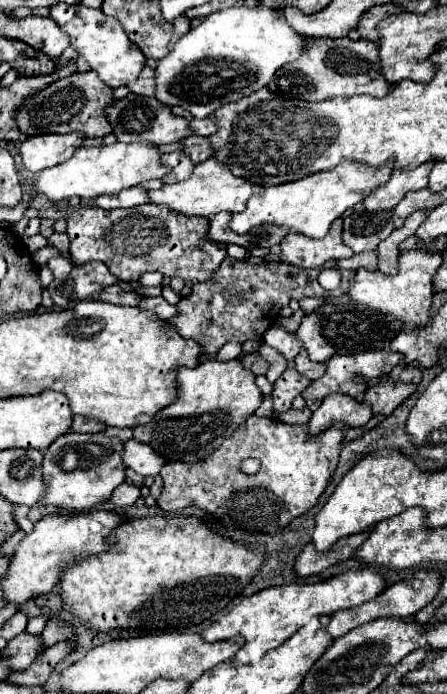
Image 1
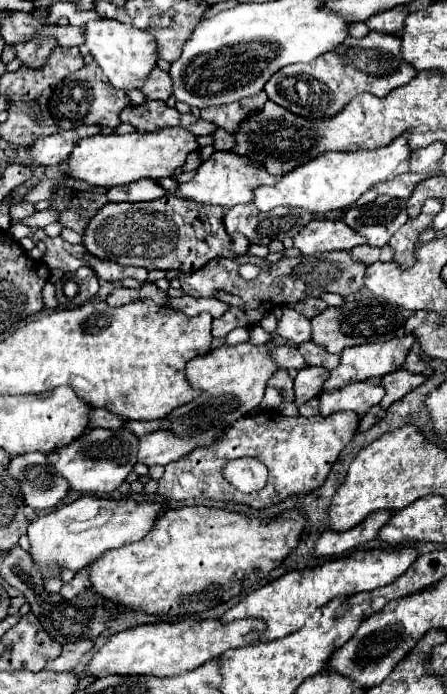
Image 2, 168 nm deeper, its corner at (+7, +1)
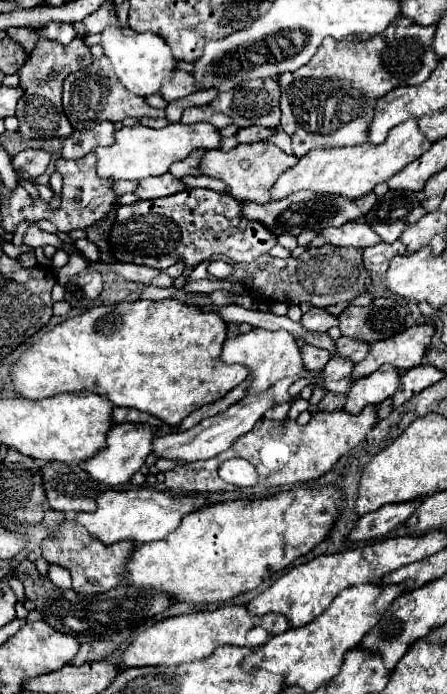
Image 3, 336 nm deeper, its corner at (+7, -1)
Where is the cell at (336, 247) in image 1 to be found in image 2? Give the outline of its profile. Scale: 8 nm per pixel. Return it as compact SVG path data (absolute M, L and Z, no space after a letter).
M314 219L306 227L302 227L294 237L294 247L300 255L320 255L328 251L350 251L356 245L364 243L364 237L352 233L344 225L344 221L328 221L328 219Z

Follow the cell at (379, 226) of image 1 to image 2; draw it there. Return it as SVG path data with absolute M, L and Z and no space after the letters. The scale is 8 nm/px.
M376 197L376 201L362 205L362 207L350 207L344 213L344 223L366 237L366 243L370 247L382 247L388 243L388 239L408 221L408 215L404 213L404 201L402 199L392 199L392 197Z

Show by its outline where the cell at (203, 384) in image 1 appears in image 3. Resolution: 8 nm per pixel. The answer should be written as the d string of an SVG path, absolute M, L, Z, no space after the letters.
M252 329L248 333L236 335L232 339L226 339L224 349L222 349L222 361L224 363L242 363L248 365L252 371L252 387L250 393L260 393L266 391L274 381L298 375L304 369L302 357L300 357L300 347L288 331L264 331L264 329Z

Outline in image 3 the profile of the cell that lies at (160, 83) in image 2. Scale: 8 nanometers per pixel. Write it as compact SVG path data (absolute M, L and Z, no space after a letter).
M174 71L174 77L164 83L164 87L160 89L160 95L162 95L166 101L174 101L174 99L188 97L188 95L200 91L200 89L202 89L202 87L196 83L194 75L186 73L186 71Z

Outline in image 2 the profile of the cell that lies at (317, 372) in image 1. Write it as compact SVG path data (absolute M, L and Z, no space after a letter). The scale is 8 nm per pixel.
M308 341L308 343L302 343L298 345L298 351L302 353L304 361L308 367L324 367L328 371L332 371L338 363L340 363L340 357L338 355L332 355L332 353L326 353L324 349L320 349L316 343Z

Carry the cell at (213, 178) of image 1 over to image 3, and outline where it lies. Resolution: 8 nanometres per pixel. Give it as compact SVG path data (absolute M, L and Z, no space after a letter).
M240 143L232 151L220 151L220 149L210 149L204 155L204 175L222 179L230 187L230 195L238 201L256 201L256 203L268 203L270 197L270 187L278 179L278 175L298 163L298 157L284 153L272 143Z

